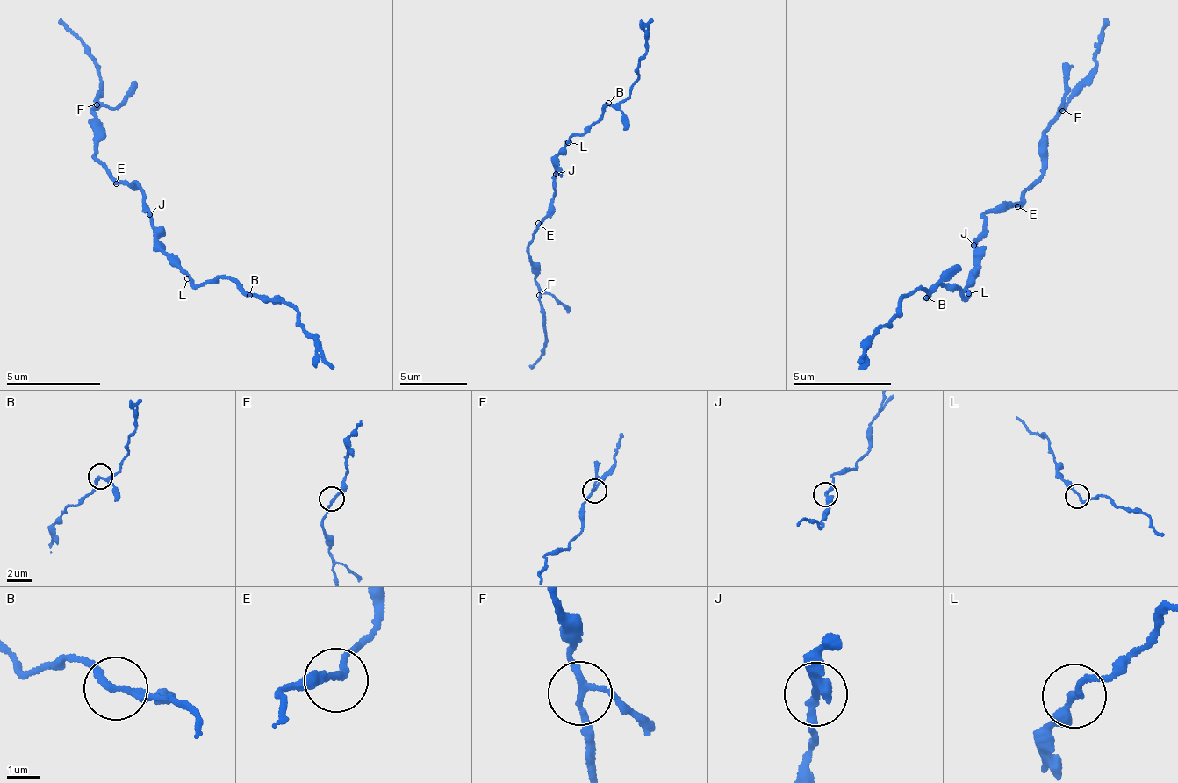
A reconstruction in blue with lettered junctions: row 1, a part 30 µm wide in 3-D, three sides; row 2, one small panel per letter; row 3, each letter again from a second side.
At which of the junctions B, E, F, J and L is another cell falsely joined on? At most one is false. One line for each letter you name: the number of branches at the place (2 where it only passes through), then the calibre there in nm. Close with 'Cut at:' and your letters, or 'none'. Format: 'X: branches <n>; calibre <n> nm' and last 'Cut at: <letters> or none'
Cut at: none

